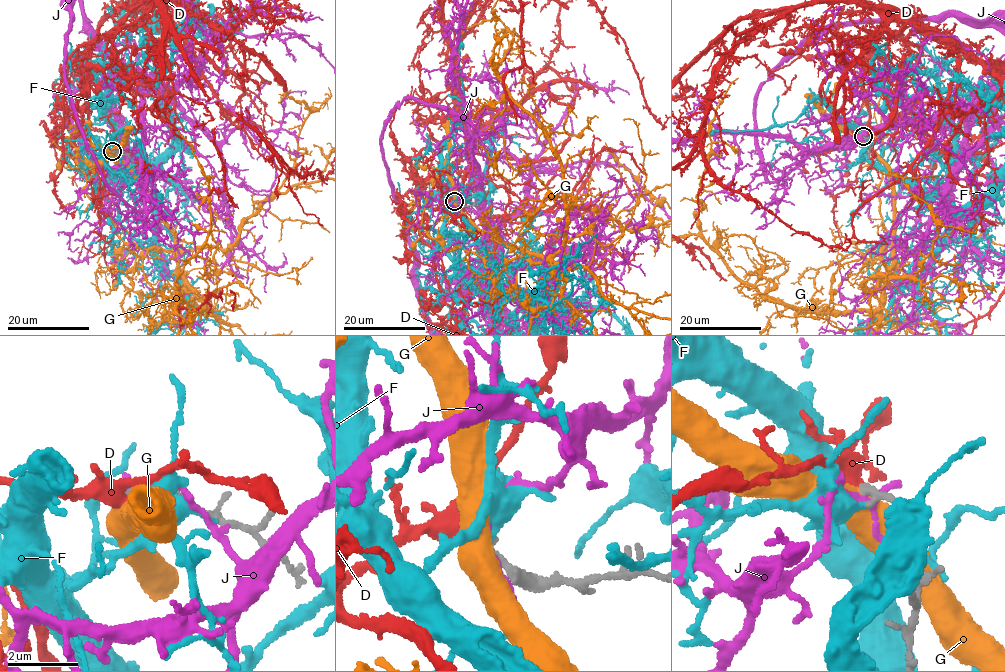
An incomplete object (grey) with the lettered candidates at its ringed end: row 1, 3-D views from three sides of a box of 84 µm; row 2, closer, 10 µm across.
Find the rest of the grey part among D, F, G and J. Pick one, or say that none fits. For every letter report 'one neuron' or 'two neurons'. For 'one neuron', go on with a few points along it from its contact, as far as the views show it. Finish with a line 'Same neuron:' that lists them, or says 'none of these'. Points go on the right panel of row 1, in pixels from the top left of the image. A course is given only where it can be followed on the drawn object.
D: one neuron
F: two neurons
G: two neurons
J: two neurons
Same neuron: D

